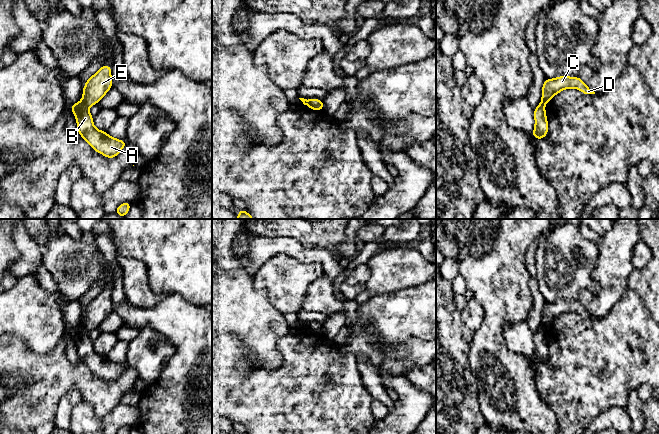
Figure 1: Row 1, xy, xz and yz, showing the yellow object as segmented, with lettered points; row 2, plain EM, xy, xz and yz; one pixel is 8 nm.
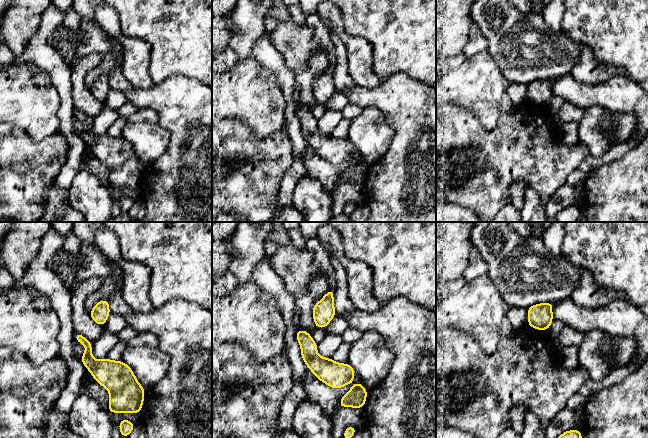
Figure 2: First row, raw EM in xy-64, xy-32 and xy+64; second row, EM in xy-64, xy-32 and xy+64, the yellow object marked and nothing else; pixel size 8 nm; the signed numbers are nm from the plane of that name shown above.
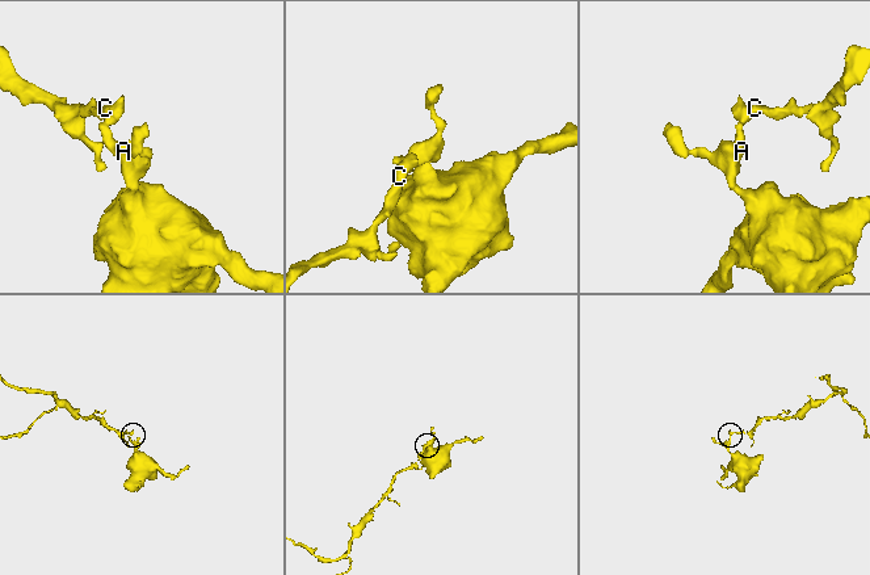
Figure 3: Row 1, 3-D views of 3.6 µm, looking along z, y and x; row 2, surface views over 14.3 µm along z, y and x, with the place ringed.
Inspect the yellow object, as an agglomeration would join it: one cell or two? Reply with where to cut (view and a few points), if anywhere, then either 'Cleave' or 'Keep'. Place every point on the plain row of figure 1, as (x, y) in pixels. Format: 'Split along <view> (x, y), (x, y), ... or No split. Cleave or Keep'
Split along xy (82, 324), (87, 331). Cleave

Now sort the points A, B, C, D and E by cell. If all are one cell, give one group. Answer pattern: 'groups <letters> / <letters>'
groups A B / C D E

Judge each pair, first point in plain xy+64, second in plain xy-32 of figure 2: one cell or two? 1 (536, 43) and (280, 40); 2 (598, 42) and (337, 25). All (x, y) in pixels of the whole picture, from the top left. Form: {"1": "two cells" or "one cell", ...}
{"1": "one cell", "2": "two cells"}

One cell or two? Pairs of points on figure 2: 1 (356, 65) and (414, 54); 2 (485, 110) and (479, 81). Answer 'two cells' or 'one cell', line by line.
1: two cells
2: one cell

